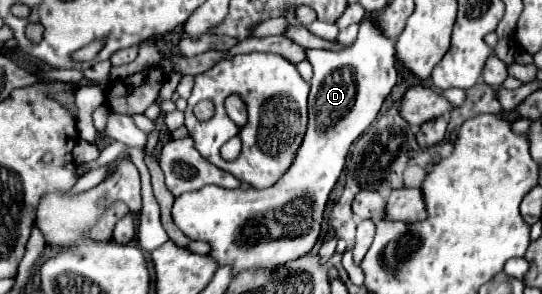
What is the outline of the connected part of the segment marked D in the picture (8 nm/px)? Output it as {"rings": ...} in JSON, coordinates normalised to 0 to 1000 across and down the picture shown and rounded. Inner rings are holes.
{"rings":[[[681,65],[666,71],[666,112],[644,167],[637,173],[566,167],[566,201],[577,221],[577,269],[574,269],[574,316],[570,316],[570,412],[566,412],[563,480],[555,480],[555,507],[548,507],[533,582],[526,582],[518,609],[496,643],[459,636],[456,650],[448,650],[448,643],[411,643],[400,629],[382,629],[367,650],[341,656],[323,677],[323,697],[319,697],[323,765],[349,813],[371,813],[386,827],[389,840],[386,874],[393,874],[404,908],[415,908],[415,901],[426,908],[430,935],[452,915],[522,908],[574,861],[592,793],[592,752],[596,752],[607,656],[633,582],[644,500],[692,412],[707,344],[714,337],[725,289],[732,282],[729,139],[710,126],[703,99],[692,92],[688,71]]]}

